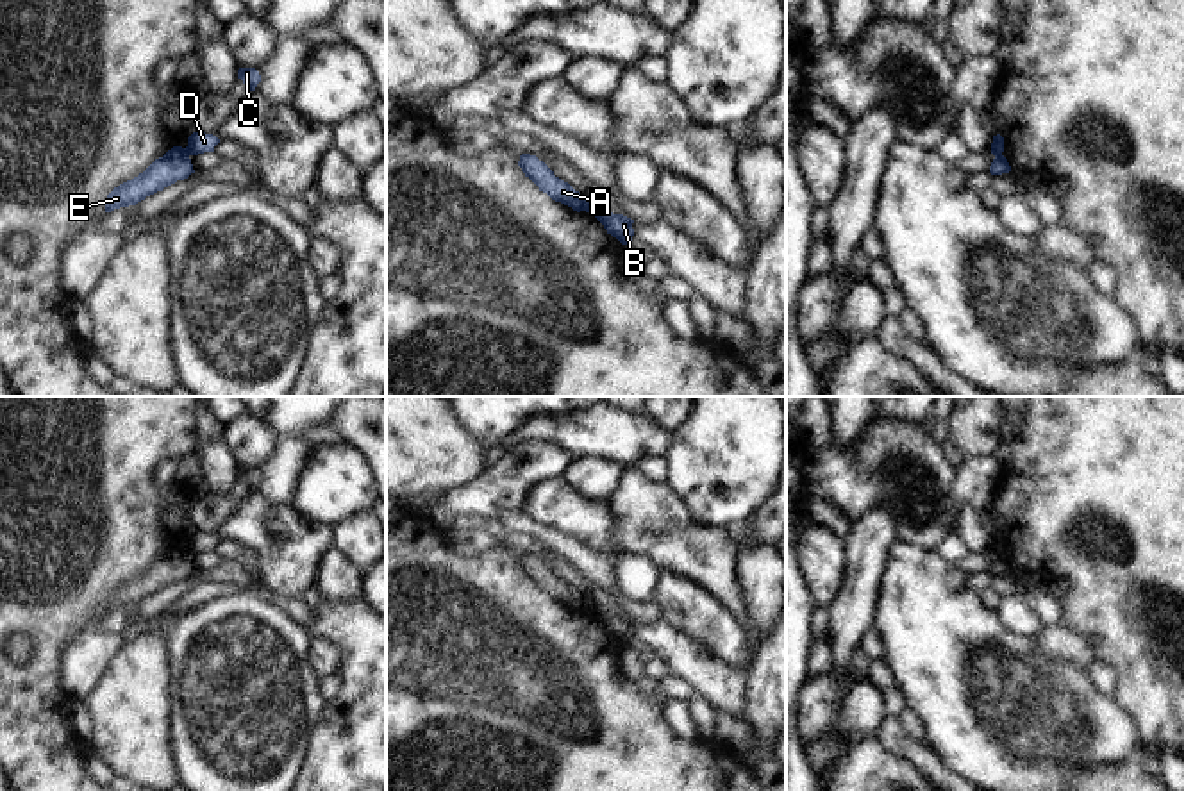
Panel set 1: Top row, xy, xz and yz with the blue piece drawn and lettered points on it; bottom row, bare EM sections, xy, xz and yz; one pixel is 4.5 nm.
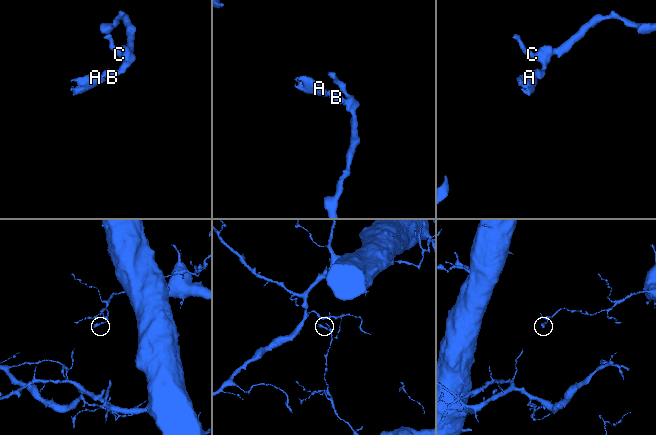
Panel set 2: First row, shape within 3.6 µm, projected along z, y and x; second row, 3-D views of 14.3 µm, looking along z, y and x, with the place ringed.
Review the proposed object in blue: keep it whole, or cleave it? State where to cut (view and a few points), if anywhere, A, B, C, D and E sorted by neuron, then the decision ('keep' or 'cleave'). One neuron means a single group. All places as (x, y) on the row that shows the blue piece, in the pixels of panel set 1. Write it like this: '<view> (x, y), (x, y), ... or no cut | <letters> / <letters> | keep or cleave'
xz (588, 204), (592, 211) | A E / B C D | cleave

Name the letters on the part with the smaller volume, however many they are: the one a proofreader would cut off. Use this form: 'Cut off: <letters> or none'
Cut off: A, E

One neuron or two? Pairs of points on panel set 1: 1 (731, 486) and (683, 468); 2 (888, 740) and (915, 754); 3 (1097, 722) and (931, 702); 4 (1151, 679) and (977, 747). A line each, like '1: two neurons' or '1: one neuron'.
1: one neuron
2: one neuron
3: one neuron
4: two neurons

